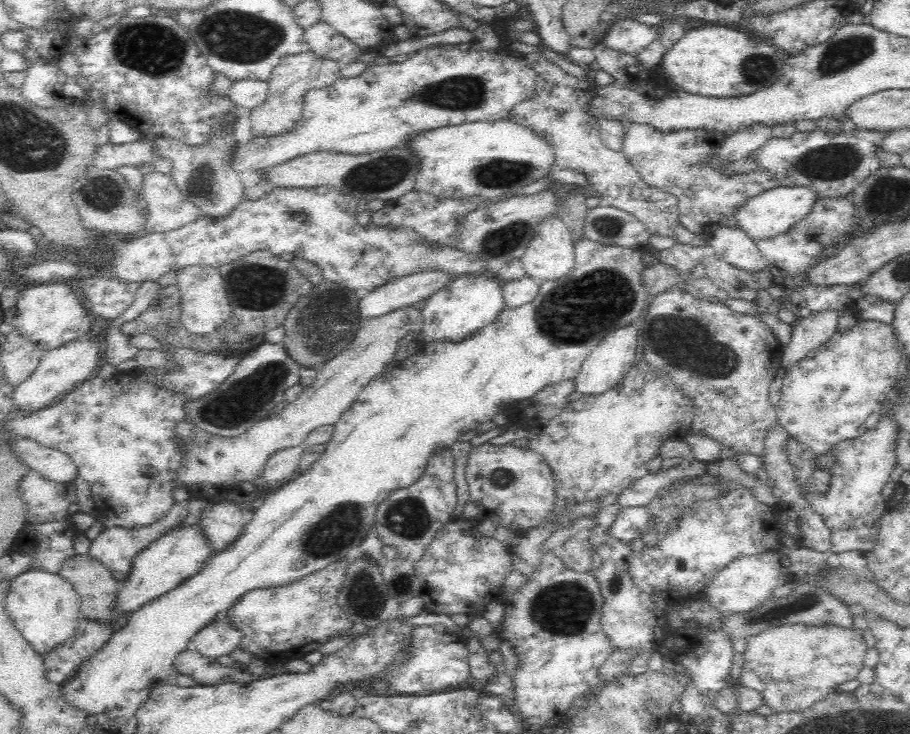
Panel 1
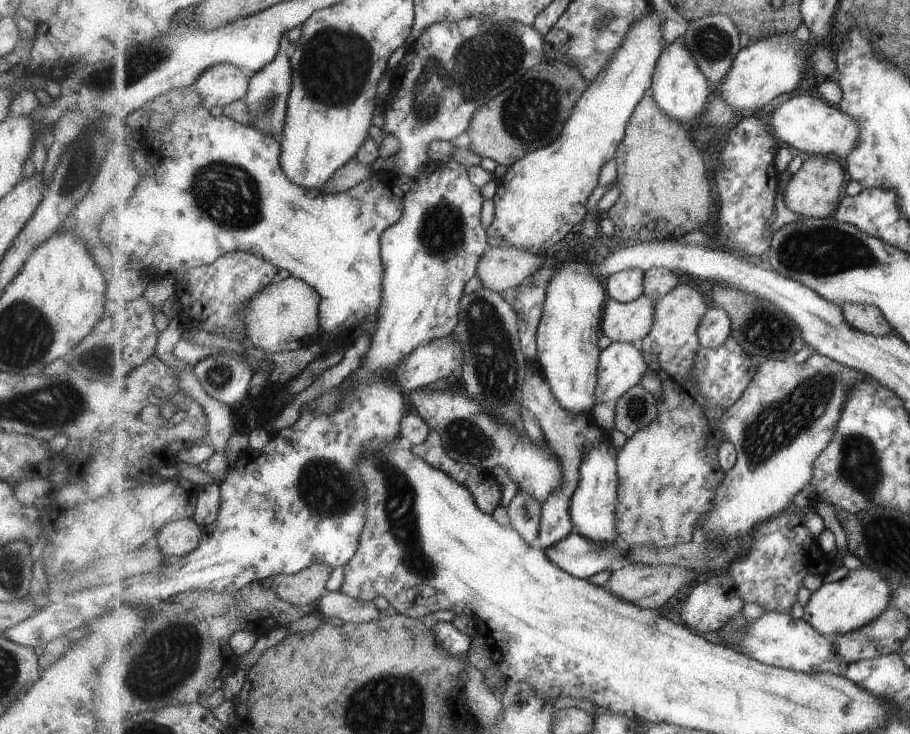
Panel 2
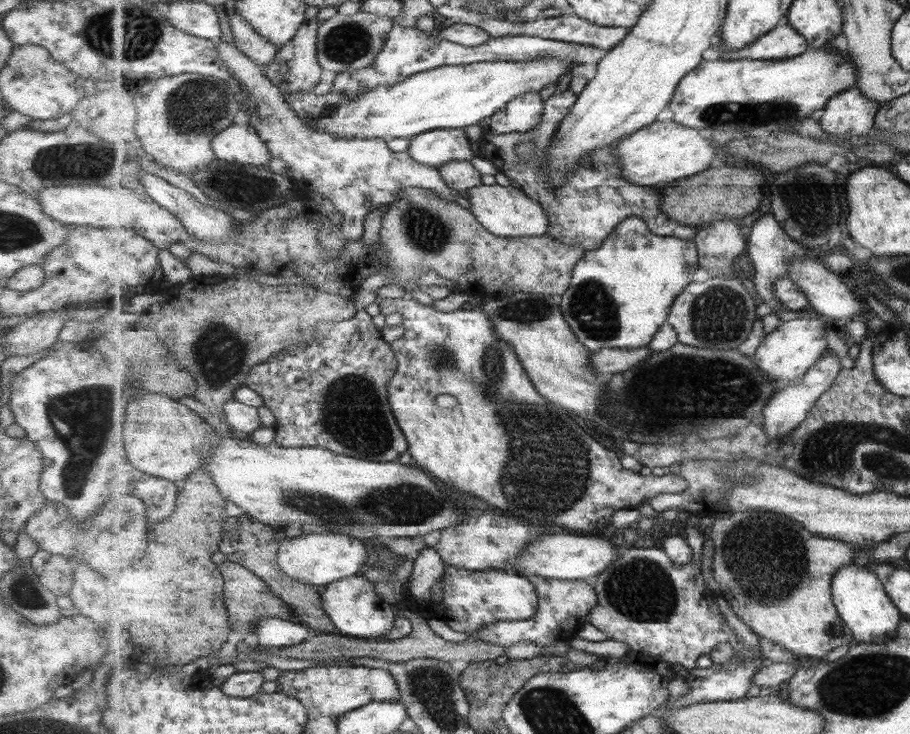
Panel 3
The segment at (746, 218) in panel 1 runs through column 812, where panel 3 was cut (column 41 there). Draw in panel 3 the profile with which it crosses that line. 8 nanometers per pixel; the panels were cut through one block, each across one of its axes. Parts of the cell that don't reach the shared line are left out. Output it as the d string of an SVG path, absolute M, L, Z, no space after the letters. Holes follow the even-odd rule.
M59 185L40 190L34 198L48 217L54 218L65 226L77 224L77 226L91 228L136 230L159 248L169 248L176 242L185 244L189 238L193 237L178 216L155 202L143 189L97 185Z

